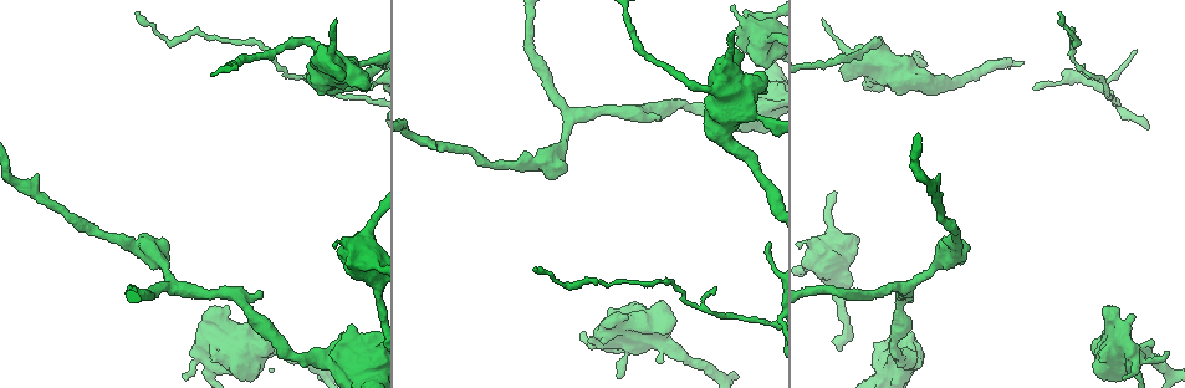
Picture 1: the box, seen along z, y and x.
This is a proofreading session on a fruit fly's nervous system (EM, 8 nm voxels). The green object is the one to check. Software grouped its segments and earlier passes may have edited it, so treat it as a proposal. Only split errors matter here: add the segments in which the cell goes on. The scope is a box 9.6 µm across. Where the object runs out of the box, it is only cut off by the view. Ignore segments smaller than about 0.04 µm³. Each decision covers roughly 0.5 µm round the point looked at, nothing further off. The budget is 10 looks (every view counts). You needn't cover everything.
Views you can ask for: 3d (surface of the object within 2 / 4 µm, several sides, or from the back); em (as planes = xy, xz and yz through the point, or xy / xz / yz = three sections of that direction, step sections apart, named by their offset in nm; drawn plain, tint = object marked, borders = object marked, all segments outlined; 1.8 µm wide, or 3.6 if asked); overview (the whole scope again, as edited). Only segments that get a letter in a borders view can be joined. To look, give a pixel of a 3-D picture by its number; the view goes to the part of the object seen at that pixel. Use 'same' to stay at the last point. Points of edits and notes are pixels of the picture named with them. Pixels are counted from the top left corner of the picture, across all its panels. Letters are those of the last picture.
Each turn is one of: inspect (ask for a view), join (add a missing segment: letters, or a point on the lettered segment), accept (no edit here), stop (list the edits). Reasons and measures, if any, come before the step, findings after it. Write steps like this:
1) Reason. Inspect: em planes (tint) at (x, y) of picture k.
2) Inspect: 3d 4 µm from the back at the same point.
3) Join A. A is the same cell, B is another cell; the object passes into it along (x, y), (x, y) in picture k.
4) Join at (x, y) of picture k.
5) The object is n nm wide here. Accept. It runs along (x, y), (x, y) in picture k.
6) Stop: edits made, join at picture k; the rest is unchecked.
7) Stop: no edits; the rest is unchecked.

Stops while still wide. Inspect: 3d 2 µm at (660, 363) of picture 1.

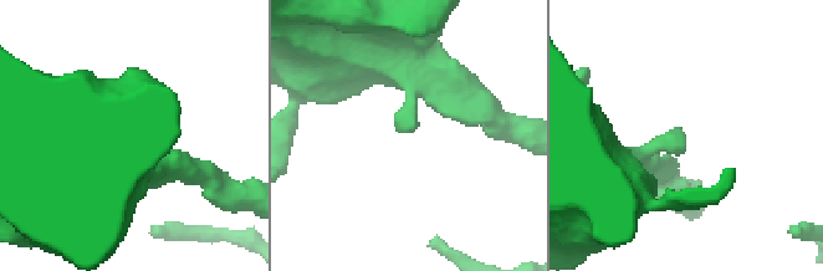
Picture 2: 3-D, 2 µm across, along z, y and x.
Inspect: em planes (plain) at (404, 132) of picture 2.

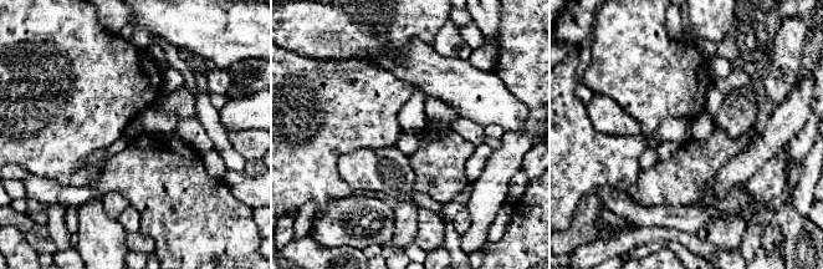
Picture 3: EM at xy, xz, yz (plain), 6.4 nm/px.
What lies round it. Inspect: em planes (borders) at the same point.

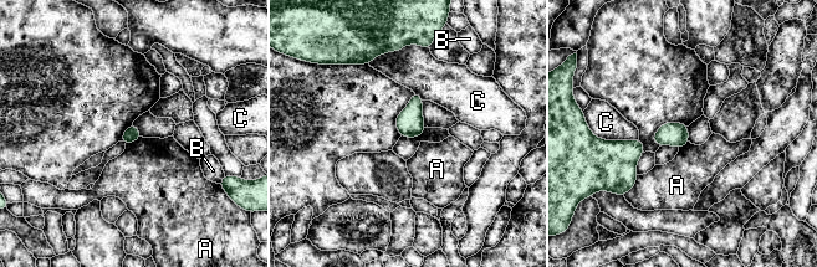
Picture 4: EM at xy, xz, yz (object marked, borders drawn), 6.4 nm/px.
The longest contact is with C, 240 nm. Accept. A, B and C are other cells; a border runs along (638, 175), (634, 185), (624, 195) in picture 4; no lettered segment goes on from it.

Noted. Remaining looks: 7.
Branch stops here. Inspect: em yz step 8 (borders) at (657, 116) of picture 1.

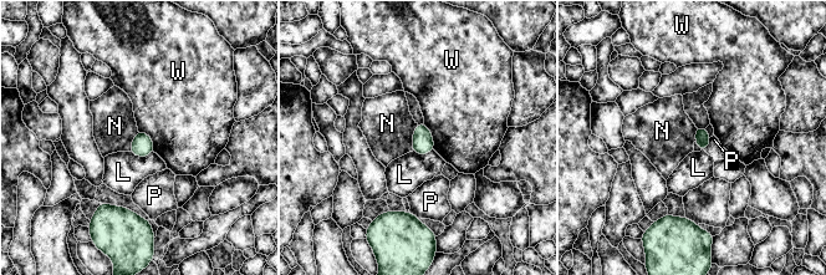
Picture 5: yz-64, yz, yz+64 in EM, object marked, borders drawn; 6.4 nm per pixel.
Another direction. Inspect: em planes (borders) at the same point.

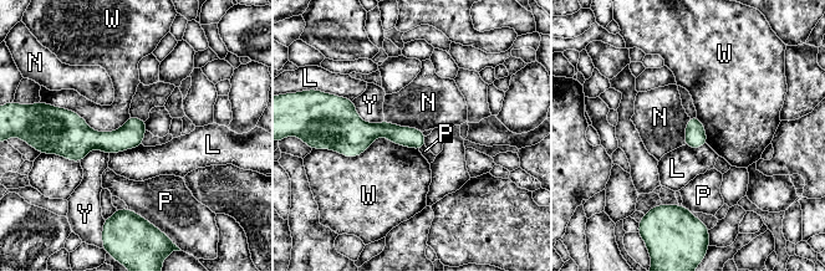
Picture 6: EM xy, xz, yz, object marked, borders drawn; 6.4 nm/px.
The object is 130 nm wide here. Accept. L, N, P, W and Y are other cells; a border runs along (385, 119), (423, 131) in picture 6; none of them fits.

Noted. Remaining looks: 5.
Sudden change in width. Inspect: 3d 4 µm at (349, 248) of picture 1.

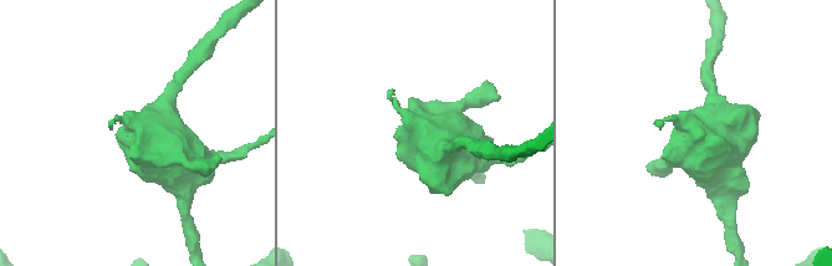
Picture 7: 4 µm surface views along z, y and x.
Inspect: em 3.6 µm planes (borders) at (690, 130) of picture 7.

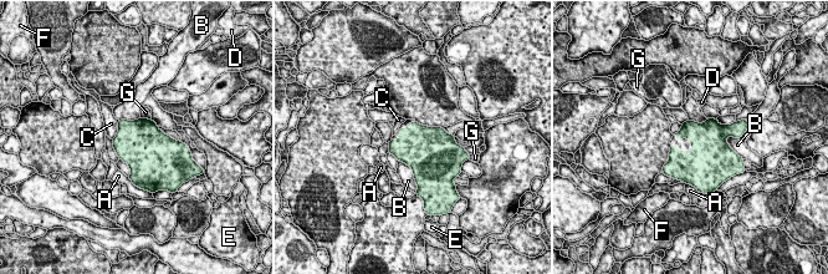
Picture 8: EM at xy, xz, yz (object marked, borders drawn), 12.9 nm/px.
Accept. A, B, C, D, E, F and G are other cells; a border runs along (398, 161), (412, 170), (415, 182) in picture 8; no lettered segment goes on from it.

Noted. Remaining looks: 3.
Branch stops here. Inspect: em yz step 16 (borders) at (334, 19) of picture 1.

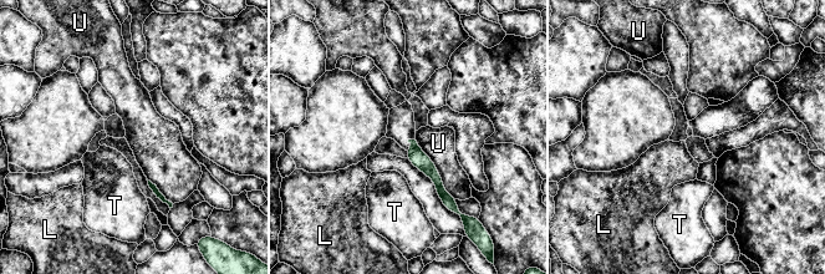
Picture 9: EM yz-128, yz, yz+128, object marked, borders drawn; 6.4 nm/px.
Accept. L, T and U are other cells; no lettered segment goes on from it.

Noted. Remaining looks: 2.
Stop: no edits; the rest is unchecked.

